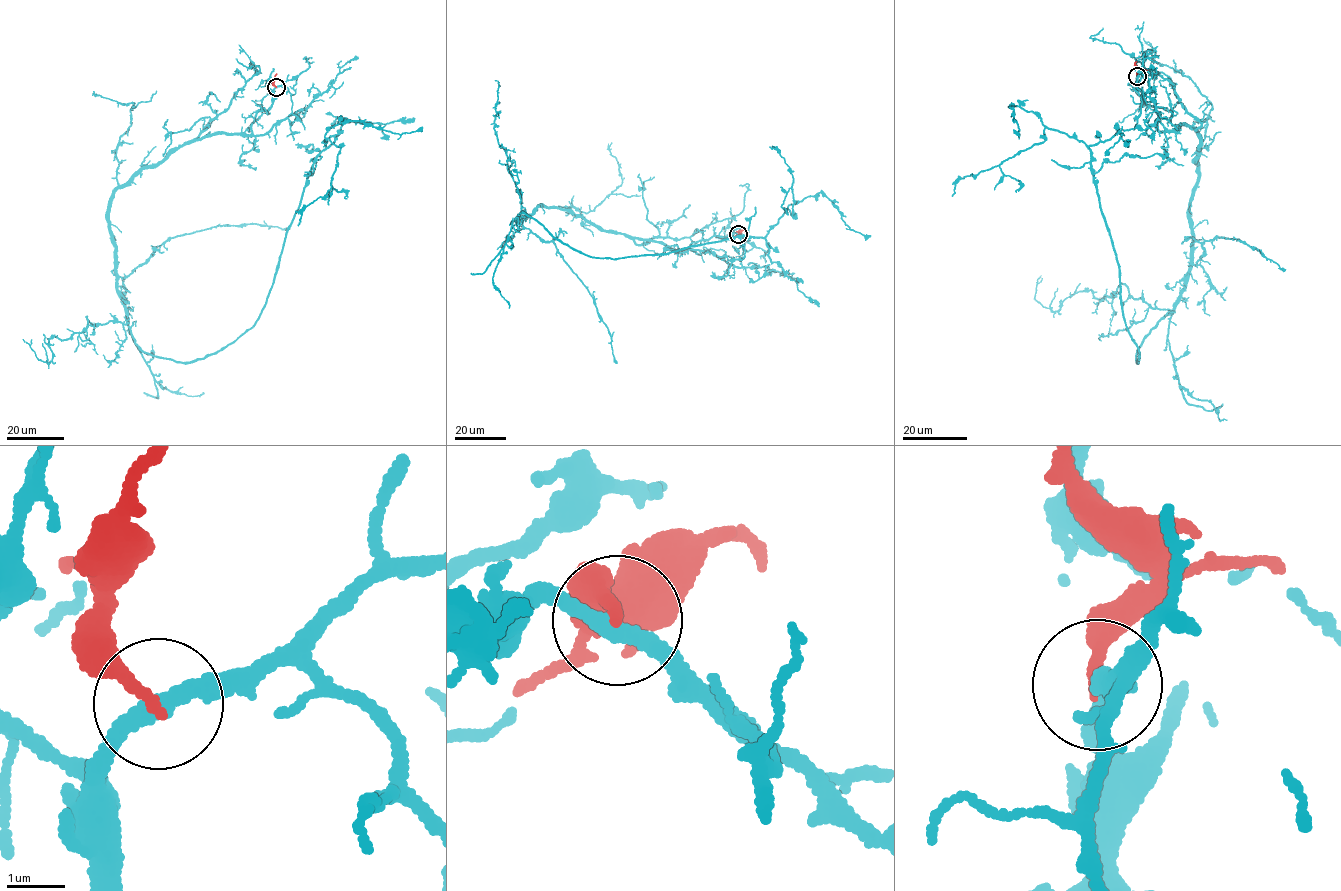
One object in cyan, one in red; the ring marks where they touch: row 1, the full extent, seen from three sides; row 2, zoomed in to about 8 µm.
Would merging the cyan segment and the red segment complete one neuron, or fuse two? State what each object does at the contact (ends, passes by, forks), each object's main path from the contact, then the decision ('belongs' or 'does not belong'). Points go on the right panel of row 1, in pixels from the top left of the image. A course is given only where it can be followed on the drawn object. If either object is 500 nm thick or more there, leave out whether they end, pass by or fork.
cyan passes by | red ends | cyan via (1137, 76), (1162, 126), (1201, 140), (1185, 289), (1137, 363), (1086, 144), (1045, 127), (952, 196) | red via (1137, 76), (1136, 61) | does not belong

